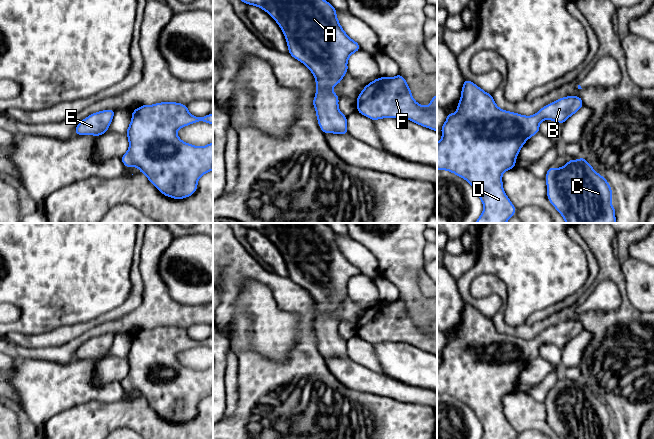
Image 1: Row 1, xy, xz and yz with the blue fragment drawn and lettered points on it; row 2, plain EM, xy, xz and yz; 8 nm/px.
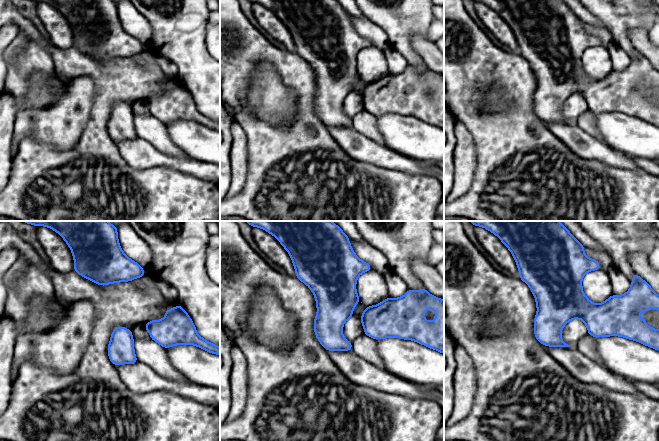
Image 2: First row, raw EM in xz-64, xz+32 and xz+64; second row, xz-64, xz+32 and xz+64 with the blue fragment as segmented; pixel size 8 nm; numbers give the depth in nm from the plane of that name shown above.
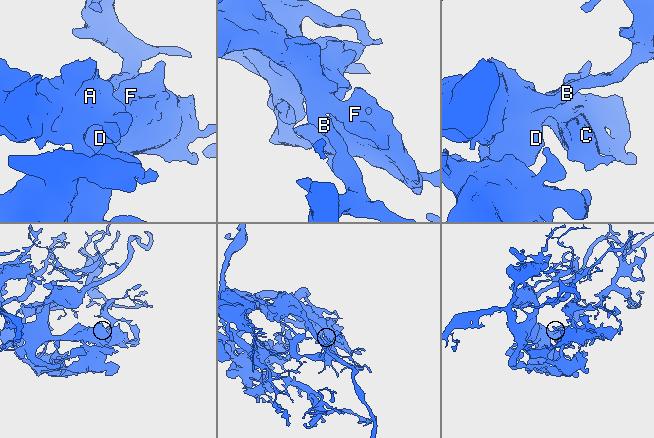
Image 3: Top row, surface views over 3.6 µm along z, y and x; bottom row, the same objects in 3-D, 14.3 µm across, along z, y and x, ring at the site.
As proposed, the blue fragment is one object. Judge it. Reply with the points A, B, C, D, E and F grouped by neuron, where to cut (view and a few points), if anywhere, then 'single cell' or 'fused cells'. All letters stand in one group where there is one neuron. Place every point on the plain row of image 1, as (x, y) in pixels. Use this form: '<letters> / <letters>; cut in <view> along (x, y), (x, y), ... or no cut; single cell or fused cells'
A B C D E F; no cut; single cell

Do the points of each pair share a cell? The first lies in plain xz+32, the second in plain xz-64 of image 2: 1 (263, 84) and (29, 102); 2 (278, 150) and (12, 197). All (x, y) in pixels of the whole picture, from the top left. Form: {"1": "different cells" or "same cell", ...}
{"1": "different cells", "2": "same cell"}

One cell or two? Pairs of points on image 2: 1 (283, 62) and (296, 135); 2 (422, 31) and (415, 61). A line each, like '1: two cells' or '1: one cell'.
1: one cell
2: one cell

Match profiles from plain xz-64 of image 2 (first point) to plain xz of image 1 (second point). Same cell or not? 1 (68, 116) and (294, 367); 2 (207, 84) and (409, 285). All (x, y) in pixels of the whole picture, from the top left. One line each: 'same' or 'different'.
1: different
2: same

